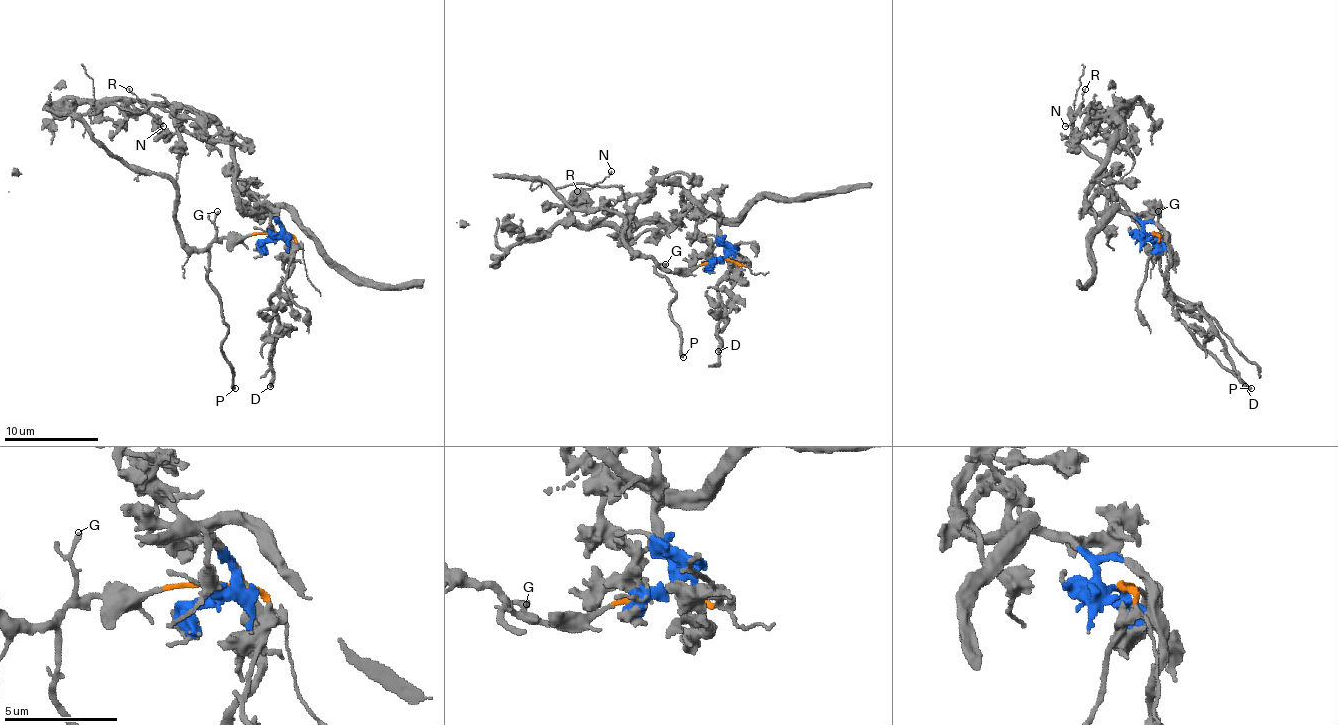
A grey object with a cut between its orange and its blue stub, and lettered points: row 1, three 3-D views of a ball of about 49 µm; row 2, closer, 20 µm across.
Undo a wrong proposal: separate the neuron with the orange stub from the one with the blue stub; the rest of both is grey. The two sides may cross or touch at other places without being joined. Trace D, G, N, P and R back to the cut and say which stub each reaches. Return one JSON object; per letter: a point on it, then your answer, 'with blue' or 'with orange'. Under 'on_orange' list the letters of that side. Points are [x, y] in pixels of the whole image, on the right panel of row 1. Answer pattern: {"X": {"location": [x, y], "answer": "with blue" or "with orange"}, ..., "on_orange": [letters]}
{"D": {"location": [1245, 386], "answer": "with blue"}, "G": {"location": [1158, 211], "answer": "with orange"}, "N": {"location": [1065, 126], "answer": "with orange"}, "P": {"location": [1251, 388], "answer": "with orange"}, "R": {"location": [1085, 89], "answer": "with orange"}, "on_orange": ["G", "N", "P", "R"]}

